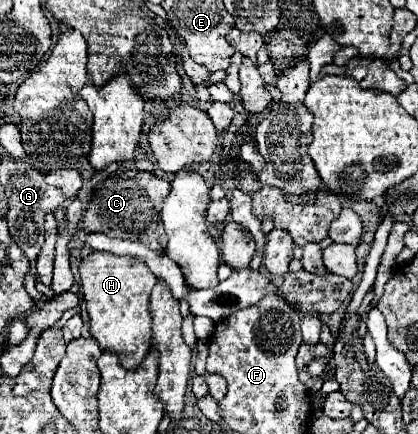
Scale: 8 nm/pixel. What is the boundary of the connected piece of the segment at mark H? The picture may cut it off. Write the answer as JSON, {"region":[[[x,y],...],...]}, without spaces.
{"region":[[[92,252],[80,264],[82,298],[90,316],[90,334],[98,340],[104,352],[118,356],[120,366],[136,370],[150,352],[152,322],[150,322],[150,292],[156,284],[154,274],[136,258]]]}

